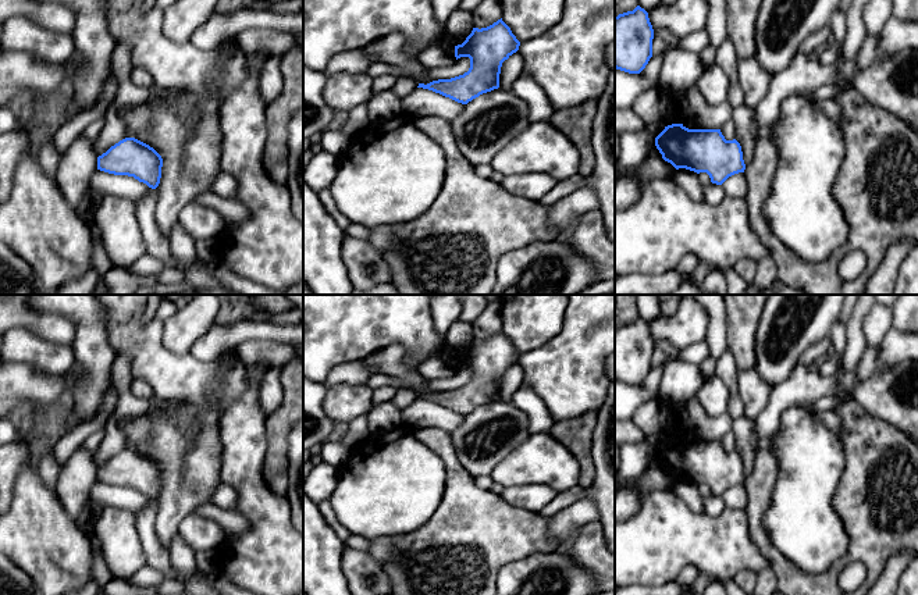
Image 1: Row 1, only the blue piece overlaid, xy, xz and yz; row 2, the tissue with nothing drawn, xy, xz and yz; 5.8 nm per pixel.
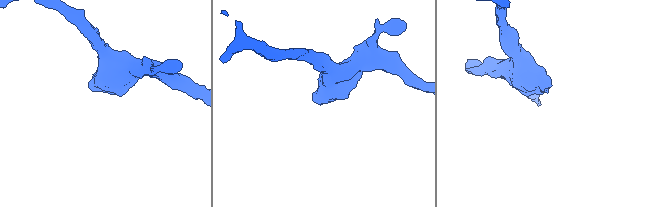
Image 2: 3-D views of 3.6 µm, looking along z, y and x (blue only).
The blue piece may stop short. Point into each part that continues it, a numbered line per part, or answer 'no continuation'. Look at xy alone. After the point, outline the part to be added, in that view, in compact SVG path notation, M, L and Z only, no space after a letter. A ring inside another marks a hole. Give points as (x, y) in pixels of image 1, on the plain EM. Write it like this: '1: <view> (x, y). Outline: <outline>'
1: xy (103, 494). Outline: M96 481L90 489L90 498L100 506L113 506L127 509L131 512L139 512L152 502L146 495L139 494L134 488L114 487L100 481Z

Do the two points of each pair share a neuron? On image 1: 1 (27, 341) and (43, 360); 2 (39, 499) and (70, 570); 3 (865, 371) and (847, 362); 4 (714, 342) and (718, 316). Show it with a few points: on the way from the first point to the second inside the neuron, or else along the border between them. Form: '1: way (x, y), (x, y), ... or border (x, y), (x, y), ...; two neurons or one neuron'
1: way (29, 345), (41, 356); one neuron
2: way (39, 517), (39, 537), (54, 552); one neuron
3: border (868, 346), (853, 370); two neurons
4: way (718, 335), (718, 323); one neuron

